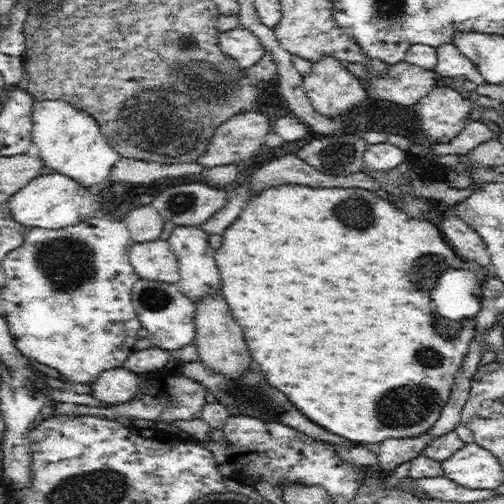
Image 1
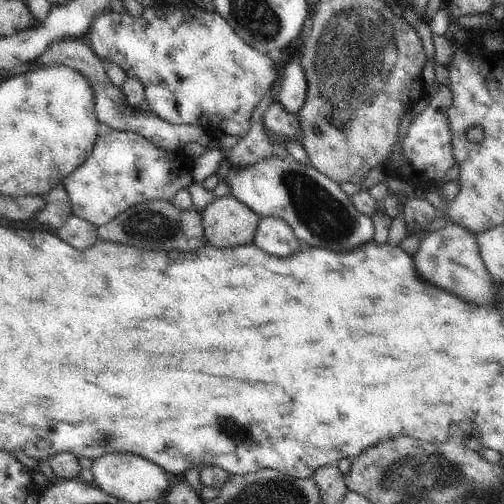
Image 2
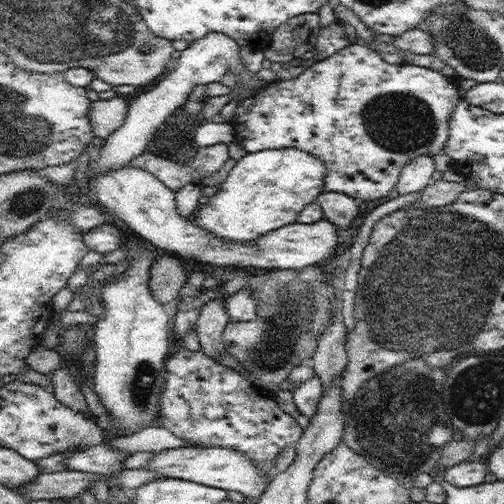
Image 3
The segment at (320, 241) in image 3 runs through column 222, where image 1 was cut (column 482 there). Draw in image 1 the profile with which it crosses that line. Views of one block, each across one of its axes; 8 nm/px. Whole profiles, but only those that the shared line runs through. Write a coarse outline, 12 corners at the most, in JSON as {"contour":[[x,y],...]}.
{"contour":[[452,212],[442,220],[446,242],[460,256],[492,264],[484,238]]}

